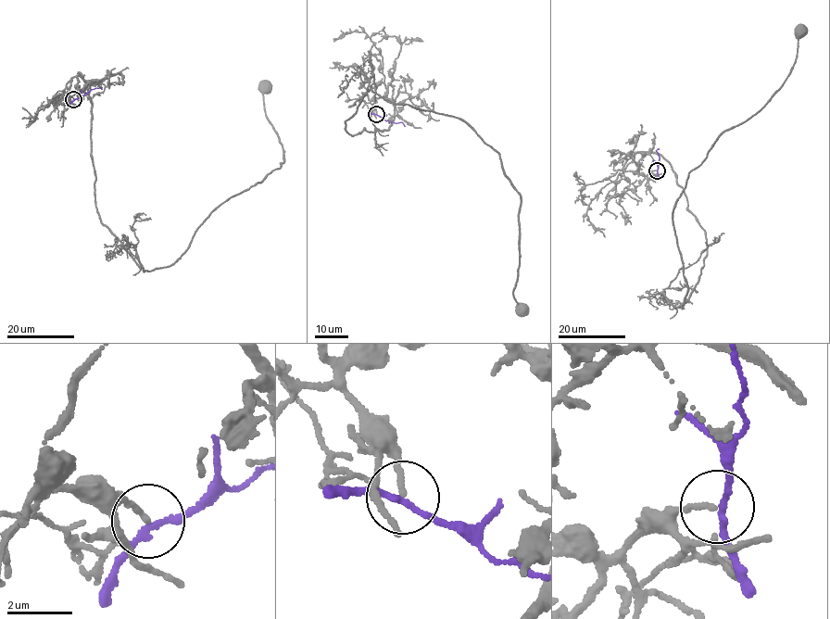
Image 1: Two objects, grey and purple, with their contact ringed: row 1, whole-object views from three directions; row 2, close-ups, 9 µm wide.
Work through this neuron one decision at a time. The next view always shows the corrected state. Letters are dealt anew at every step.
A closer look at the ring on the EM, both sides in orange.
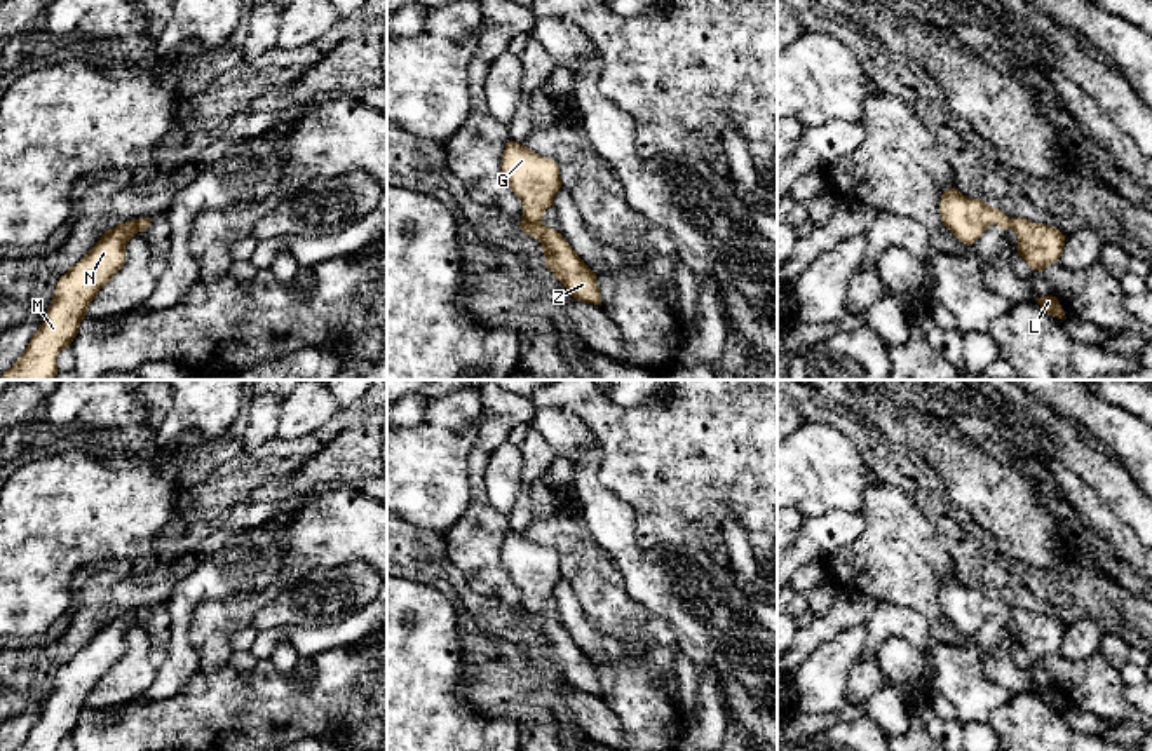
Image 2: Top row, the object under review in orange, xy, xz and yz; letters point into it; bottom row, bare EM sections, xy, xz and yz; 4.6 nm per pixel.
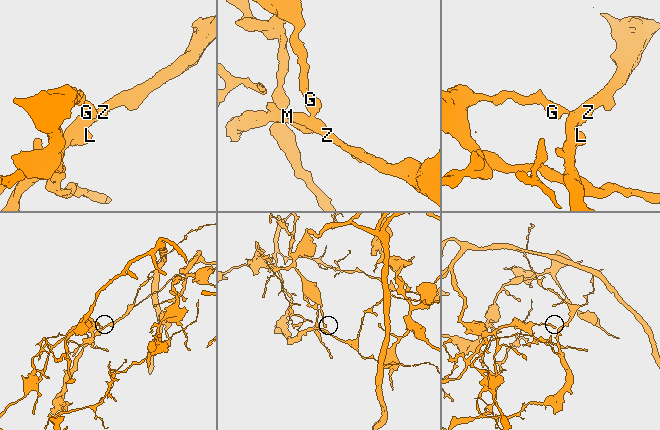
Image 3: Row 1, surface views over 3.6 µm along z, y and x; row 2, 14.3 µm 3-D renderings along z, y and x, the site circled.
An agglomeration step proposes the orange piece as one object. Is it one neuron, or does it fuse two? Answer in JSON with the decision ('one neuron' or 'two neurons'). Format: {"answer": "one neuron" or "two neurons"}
{"answer": "two neurons"}

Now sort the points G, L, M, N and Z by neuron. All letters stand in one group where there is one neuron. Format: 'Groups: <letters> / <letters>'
Groups: G / L M N Z

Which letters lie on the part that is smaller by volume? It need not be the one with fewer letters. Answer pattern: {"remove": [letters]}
{"remove": ["L", "M", "N", "Z"]}

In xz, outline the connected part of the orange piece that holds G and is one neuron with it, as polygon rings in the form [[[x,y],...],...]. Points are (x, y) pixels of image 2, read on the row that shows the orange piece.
[[[509,141],[500,169],[523,204],[523,218],[542,221],[546,209],[554,204],[554,195],[561,188],[558,164],[525,145]]]

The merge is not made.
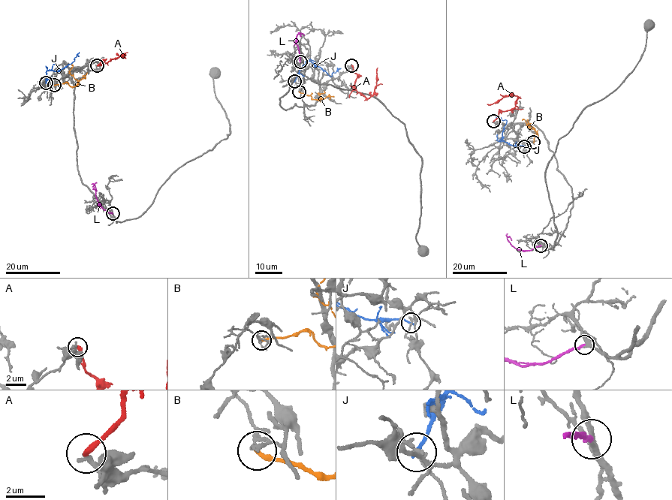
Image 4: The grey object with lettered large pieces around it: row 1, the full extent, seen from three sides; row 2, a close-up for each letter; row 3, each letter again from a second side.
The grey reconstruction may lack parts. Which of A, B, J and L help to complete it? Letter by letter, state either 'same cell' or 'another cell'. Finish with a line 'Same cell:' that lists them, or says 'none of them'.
A: another cell
B: another cell
J: another cell
L: same cell
Same cell: L

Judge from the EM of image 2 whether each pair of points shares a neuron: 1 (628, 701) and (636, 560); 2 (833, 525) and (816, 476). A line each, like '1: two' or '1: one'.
1: two
2: two

